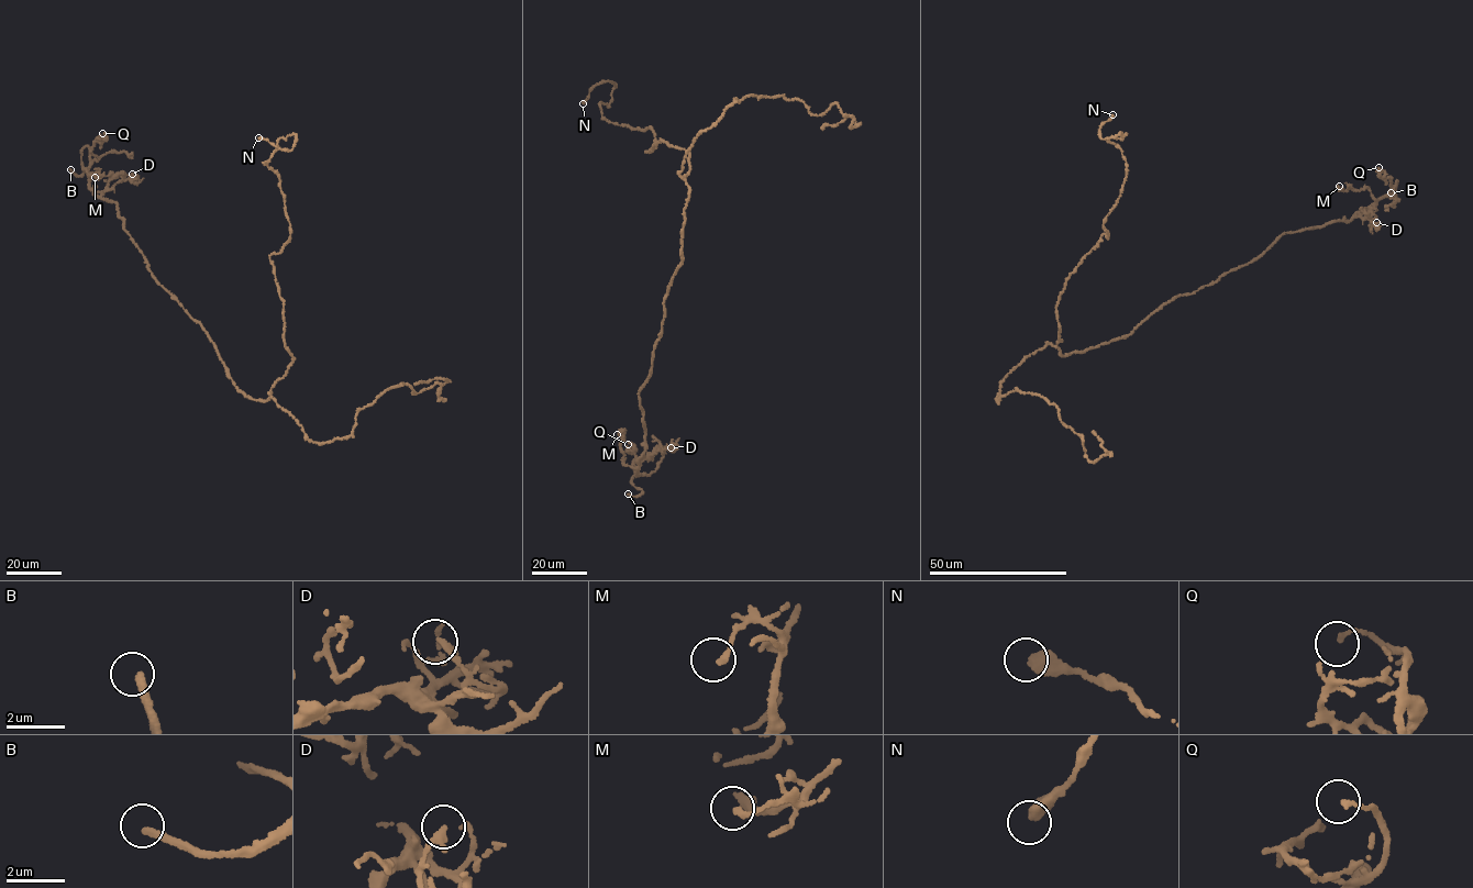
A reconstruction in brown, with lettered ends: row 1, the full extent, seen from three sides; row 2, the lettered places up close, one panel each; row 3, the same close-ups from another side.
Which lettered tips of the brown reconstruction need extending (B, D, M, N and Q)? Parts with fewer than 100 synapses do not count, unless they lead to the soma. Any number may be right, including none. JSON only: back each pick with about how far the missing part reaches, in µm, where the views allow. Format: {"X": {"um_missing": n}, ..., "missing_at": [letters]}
{"B": {"um_missing": 10}, "missing_at": ["B"]}

